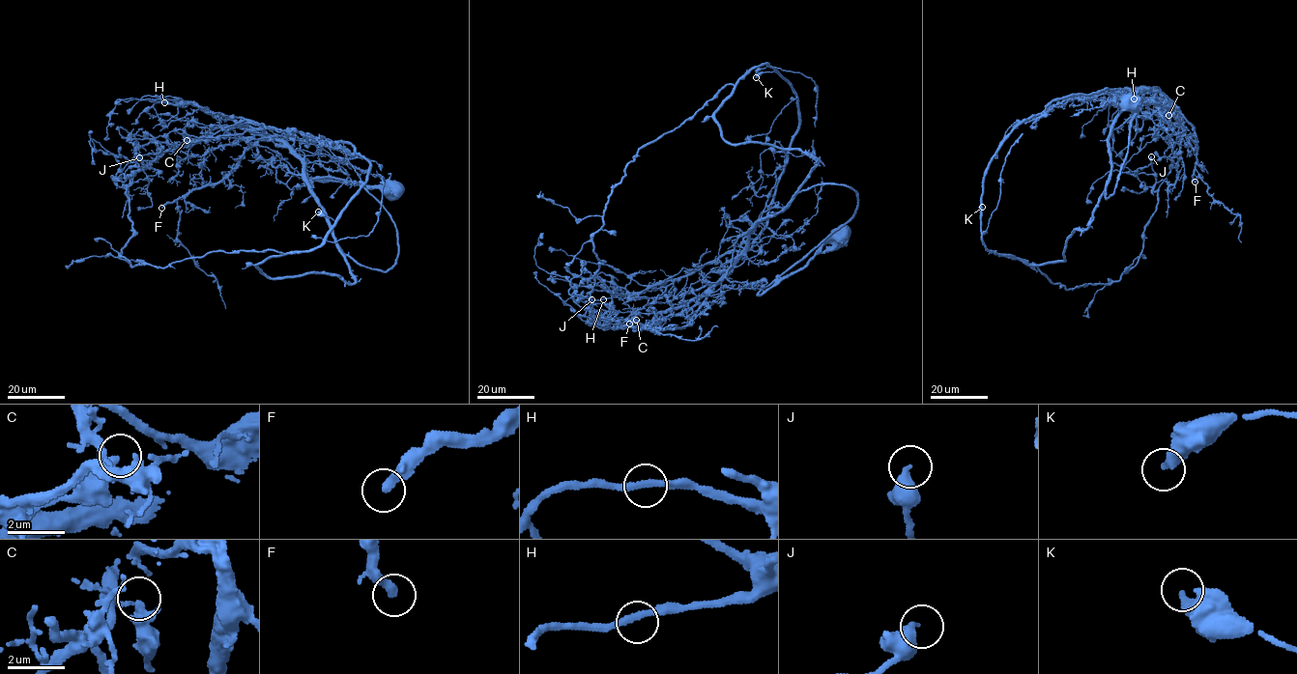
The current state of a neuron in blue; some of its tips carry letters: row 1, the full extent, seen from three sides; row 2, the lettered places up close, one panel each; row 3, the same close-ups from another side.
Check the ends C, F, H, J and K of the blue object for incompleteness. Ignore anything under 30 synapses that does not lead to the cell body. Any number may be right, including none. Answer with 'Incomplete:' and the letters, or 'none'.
Incomplete: F

